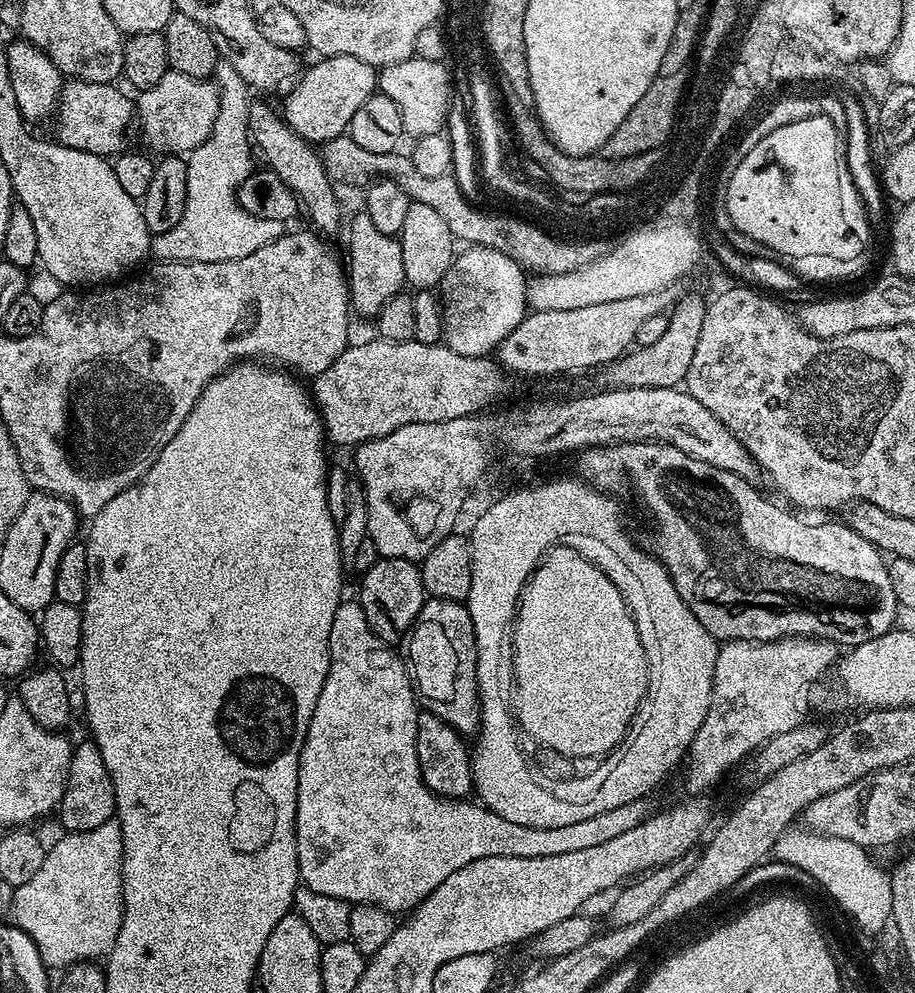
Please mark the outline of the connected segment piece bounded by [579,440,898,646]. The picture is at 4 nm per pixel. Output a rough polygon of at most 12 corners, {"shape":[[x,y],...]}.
{"shape":[[669,444],[579,453],[717,642],[893,631],[885,557]]}

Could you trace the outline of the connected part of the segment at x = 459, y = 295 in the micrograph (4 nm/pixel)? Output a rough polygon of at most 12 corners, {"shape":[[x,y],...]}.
{"shape":[[473,245],[440,287],[444,342],[493,353],[528,313],[525,269]]}

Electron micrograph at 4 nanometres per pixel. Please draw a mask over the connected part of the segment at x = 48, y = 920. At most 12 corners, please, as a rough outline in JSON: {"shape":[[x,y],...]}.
{"shape":[[120,821],[61,835],[12,893],[52,970],[107,957]]}

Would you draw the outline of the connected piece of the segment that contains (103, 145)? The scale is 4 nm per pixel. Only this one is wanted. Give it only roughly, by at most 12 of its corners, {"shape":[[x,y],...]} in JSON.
{"shape":[[69,79],[59,143],[112,158],[134,124],[115,83]]}

